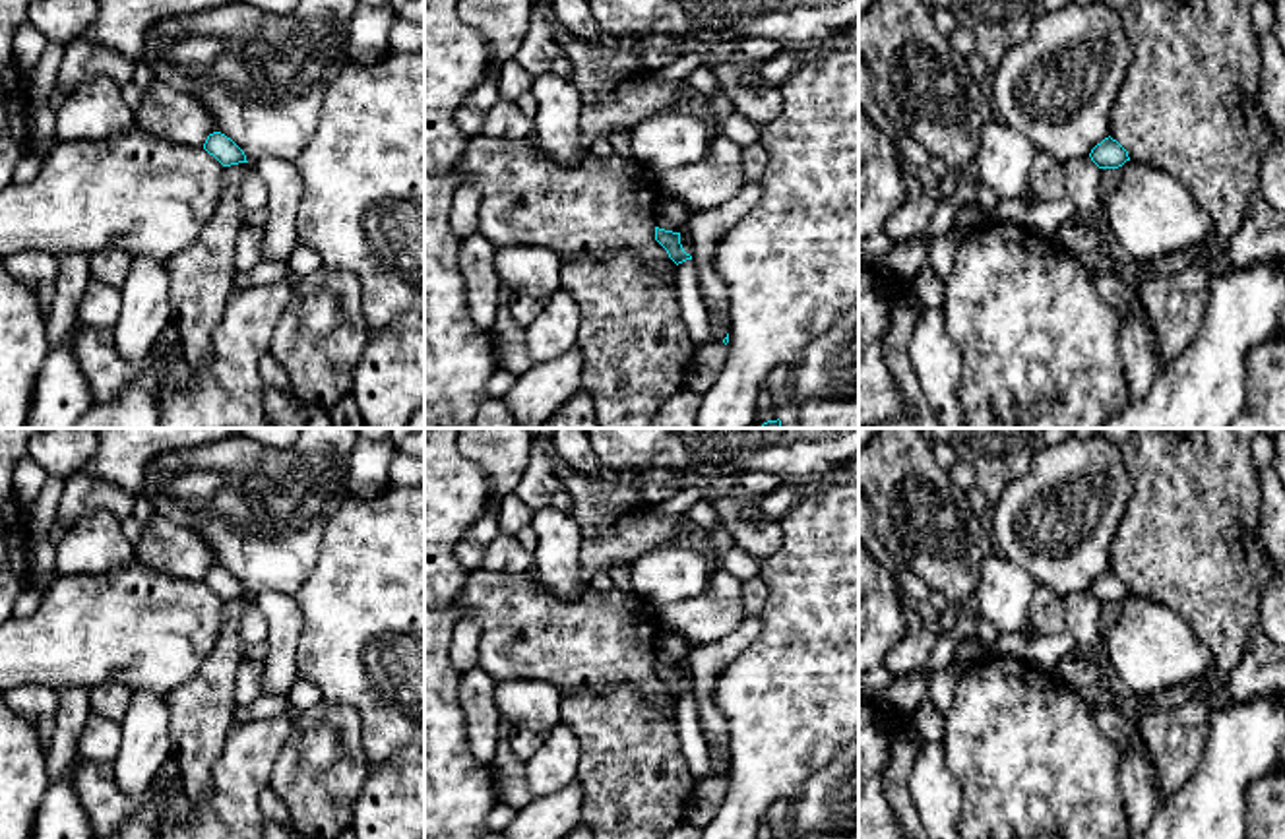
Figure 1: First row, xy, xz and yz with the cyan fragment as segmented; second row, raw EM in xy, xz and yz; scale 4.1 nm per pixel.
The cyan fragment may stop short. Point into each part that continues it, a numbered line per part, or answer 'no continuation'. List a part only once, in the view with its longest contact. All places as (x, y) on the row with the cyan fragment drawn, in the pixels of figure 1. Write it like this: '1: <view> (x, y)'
no continuation

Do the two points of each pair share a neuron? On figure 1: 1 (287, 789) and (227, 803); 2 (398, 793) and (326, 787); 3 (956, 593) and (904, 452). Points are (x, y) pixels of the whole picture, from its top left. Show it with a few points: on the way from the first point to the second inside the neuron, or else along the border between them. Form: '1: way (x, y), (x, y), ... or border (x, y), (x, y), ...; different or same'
1: border (285, 743), (276, 754), (266, 785); different
2: border (369, 768), (351, 818); different
3: way (948, 559), (944, 543), (919, 516), (906, 487); same

